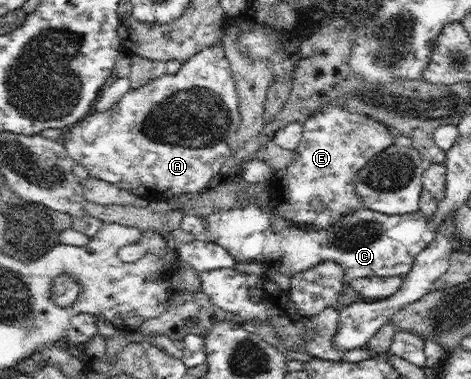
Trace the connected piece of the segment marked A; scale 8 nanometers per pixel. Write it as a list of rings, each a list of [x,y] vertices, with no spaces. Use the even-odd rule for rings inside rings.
[[[222,45],[211,46],[197,52],[192,58],[181,64],[179,70],[175,74],[163,74],[160,78],[155,78],[150,82],[140,86],[137,89],[130,89],[123,94],[116,104],[113,104],[108,110],[93,111],[86,118],[78,121],[75,125],[66,130],[61,139],[68,155],[76,164],[81,165],[86,170],[86,176],[95,177],[124,190],[128,190],[133,194],[142,196],[149,201],[164,201],[174,196],[181,196],[185,193],[202,192],[209,181],[221,172],[222,165],[231,157],[231,143],[235,141],[237,130],[240,124],[241,114],[239,111],[239,98],[235,89],[236,83],[230,68],[230,63],[224,55]]]

